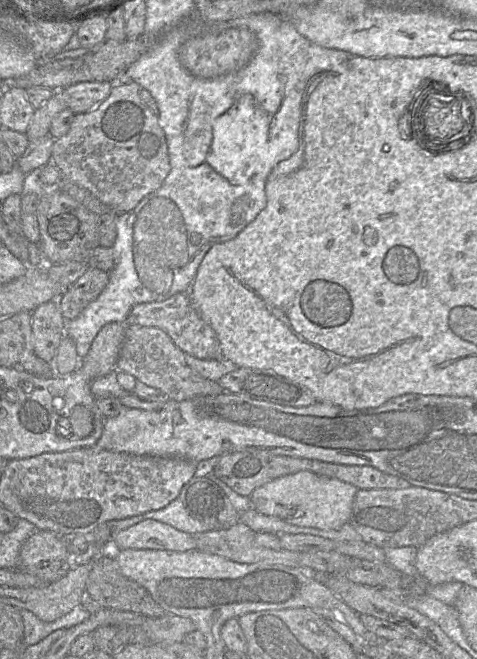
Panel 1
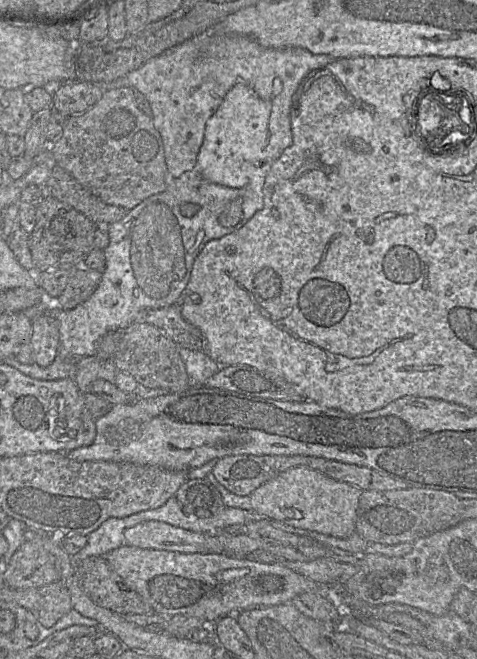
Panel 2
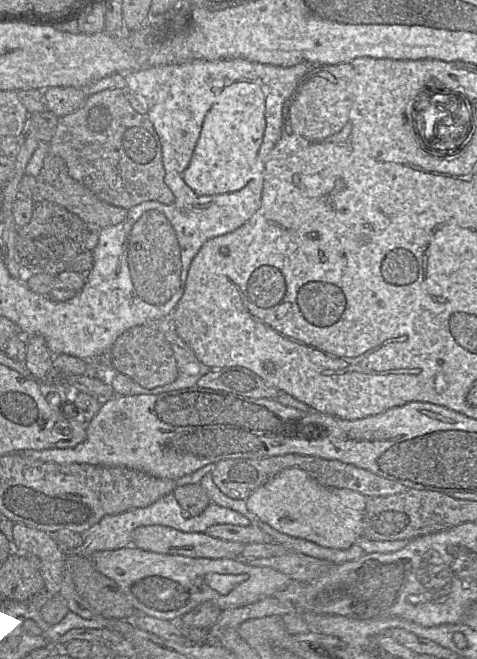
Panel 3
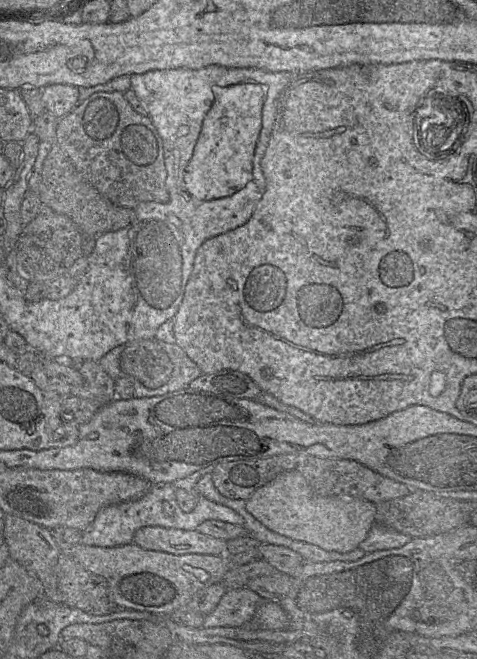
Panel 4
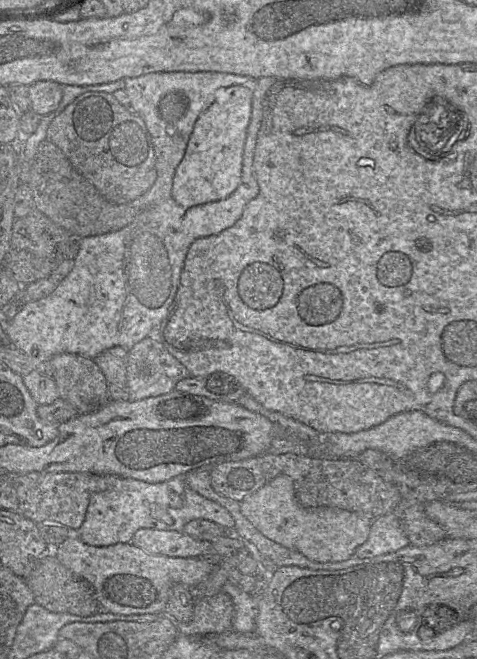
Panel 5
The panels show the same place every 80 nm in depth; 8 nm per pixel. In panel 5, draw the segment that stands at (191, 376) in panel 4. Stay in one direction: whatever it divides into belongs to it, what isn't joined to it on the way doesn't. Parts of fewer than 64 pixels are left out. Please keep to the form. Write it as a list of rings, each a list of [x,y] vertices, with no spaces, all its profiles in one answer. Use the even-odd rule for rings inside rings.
[[[147,336],[127,352],[128,400],[138,401],[156,397],[175,390],[178,381],[190,376],[187,368],[177,360],[154,336]]]

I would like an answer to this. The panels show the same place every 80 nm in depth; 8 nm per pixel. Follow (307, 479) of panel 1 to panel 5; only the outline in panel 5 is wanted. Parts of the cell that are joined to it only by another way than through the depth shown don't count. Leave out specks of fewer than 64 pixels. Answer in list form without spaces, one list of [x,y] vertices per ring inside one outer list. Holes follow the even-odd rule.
[[[278,475],[269,483],[258,489],[252,495],[241,502],[241,513],[267,538],[289,548],[302,553],[309,560],[316,562],[340,562],[350,558],[356,548],[363,544],[370,532],[373,520],[347,510],[333,507],[302,507],[295,495],[294,482],[287,475]]]

